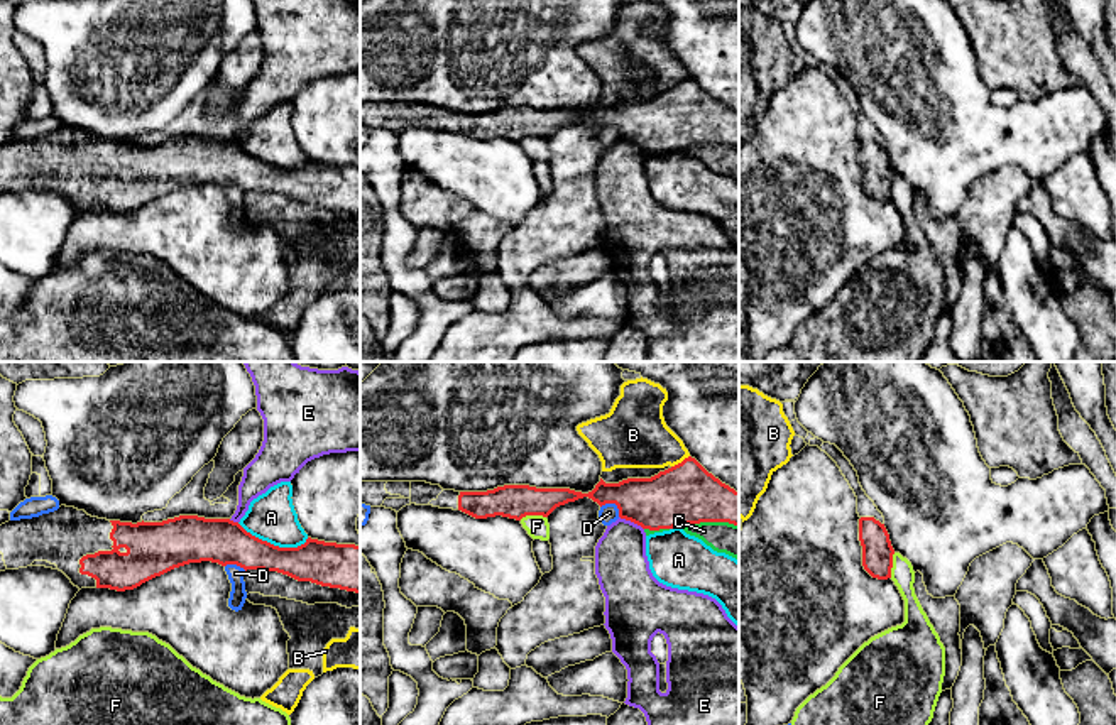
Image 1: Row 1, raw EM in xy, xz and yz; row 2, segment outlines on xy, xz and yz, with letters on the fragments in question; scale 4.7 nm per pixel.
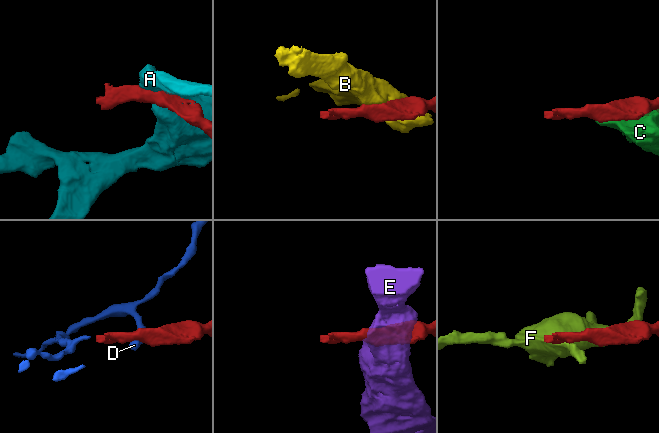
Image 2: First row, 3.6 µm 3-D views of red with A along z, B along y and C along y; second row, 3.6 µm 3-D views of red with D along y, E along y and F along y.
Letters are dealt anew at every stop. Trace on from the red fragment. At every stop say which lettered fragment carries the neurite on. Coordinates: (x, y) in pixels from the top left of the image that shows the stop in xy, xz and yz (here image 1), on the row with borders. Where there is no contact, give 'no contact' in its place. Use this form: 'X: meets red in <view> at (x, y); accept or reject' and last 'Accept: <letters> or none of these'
A: meets red in xy at (273, 545); reject
B: meets red in xz at (682, 462); reject
C: meets red in xz at (709, 521); reject
D: meets red in xz at (614, 502); reject
E: meets red in xz at (631, 521); reject
F: meets red in xz at (531, 514); reject
Accept: none of these

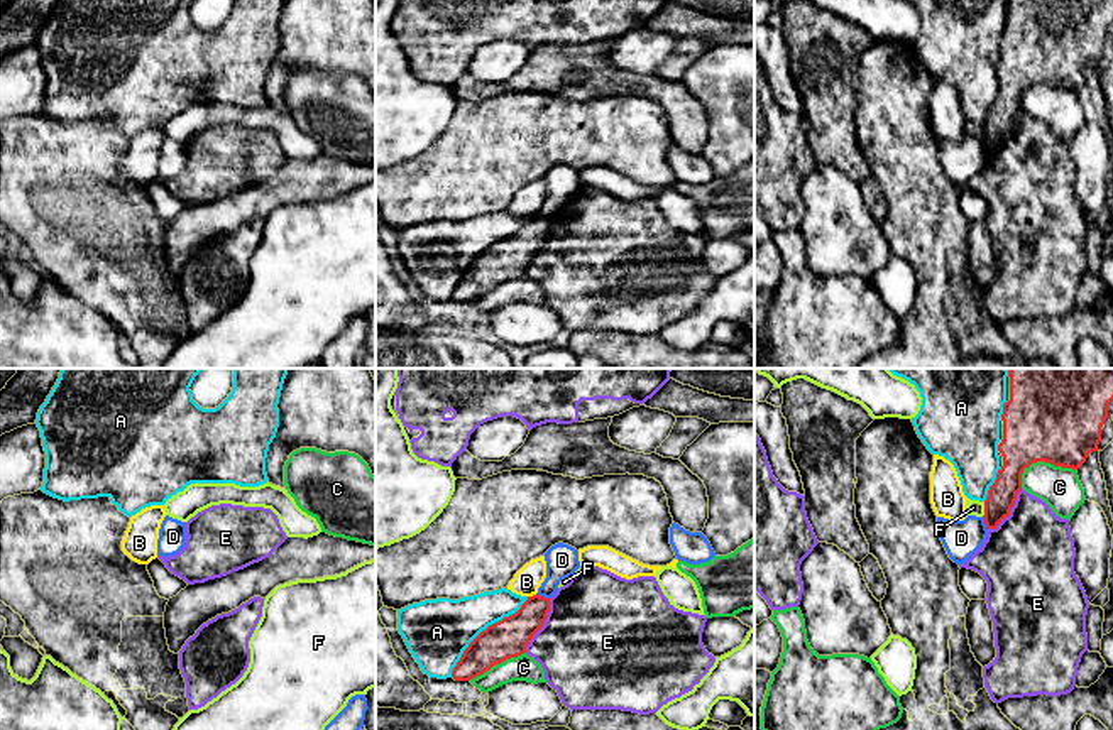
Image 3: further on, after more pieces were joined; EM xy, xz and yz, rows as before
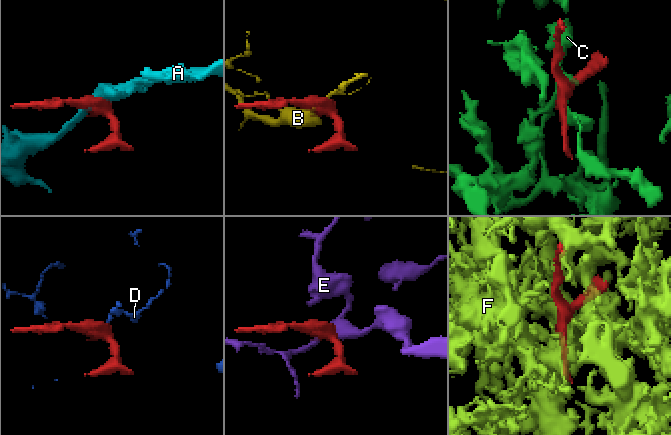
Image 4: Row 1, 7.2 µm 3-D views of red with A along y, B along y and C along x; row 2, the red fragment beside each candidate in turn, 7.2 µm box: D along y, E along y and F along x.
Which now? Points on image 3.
A: meets red in xz at (482, 631); reject
B: meets red in xz at (533, 595); reject
C: meets red in yz at (1041, 460); reject
D: meets red in xz at (543, 597); reject
E: meets red in xz at (542, 626); reject
F: meets red in yz at (985, 509); reject
Accept: none of these

